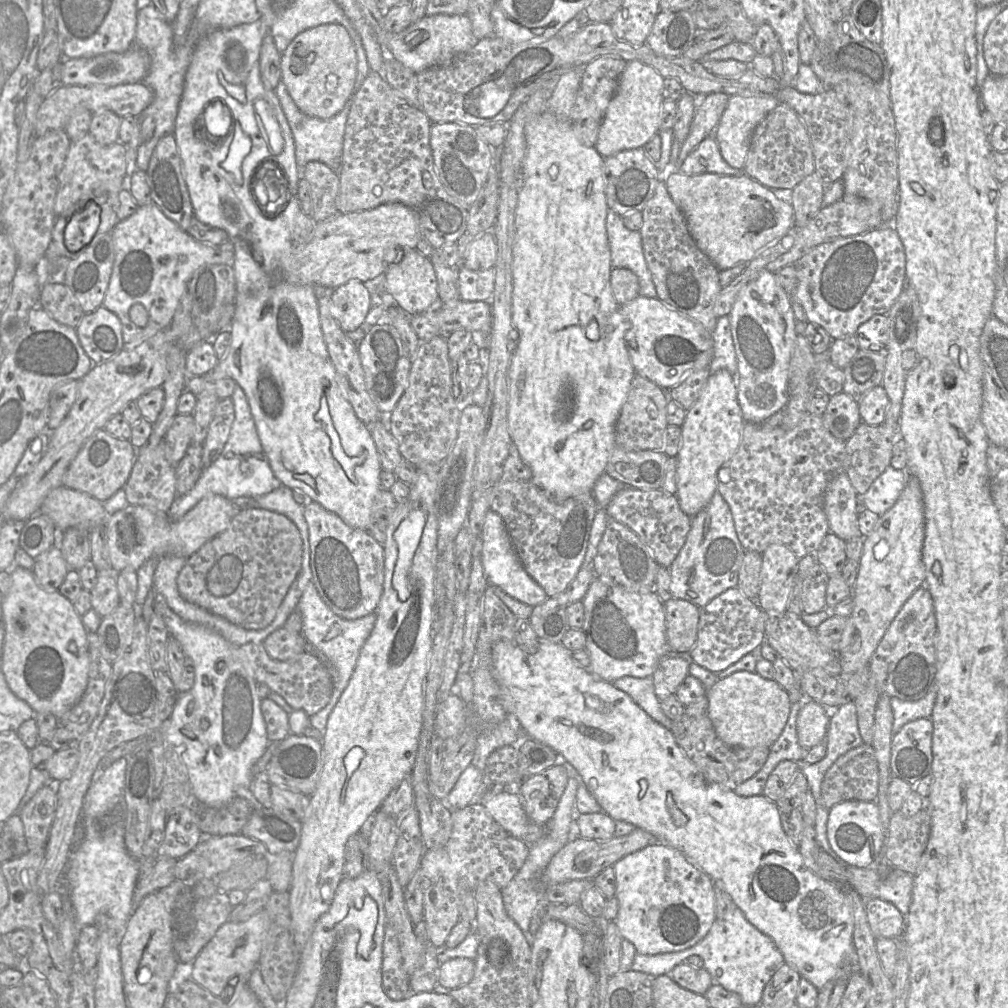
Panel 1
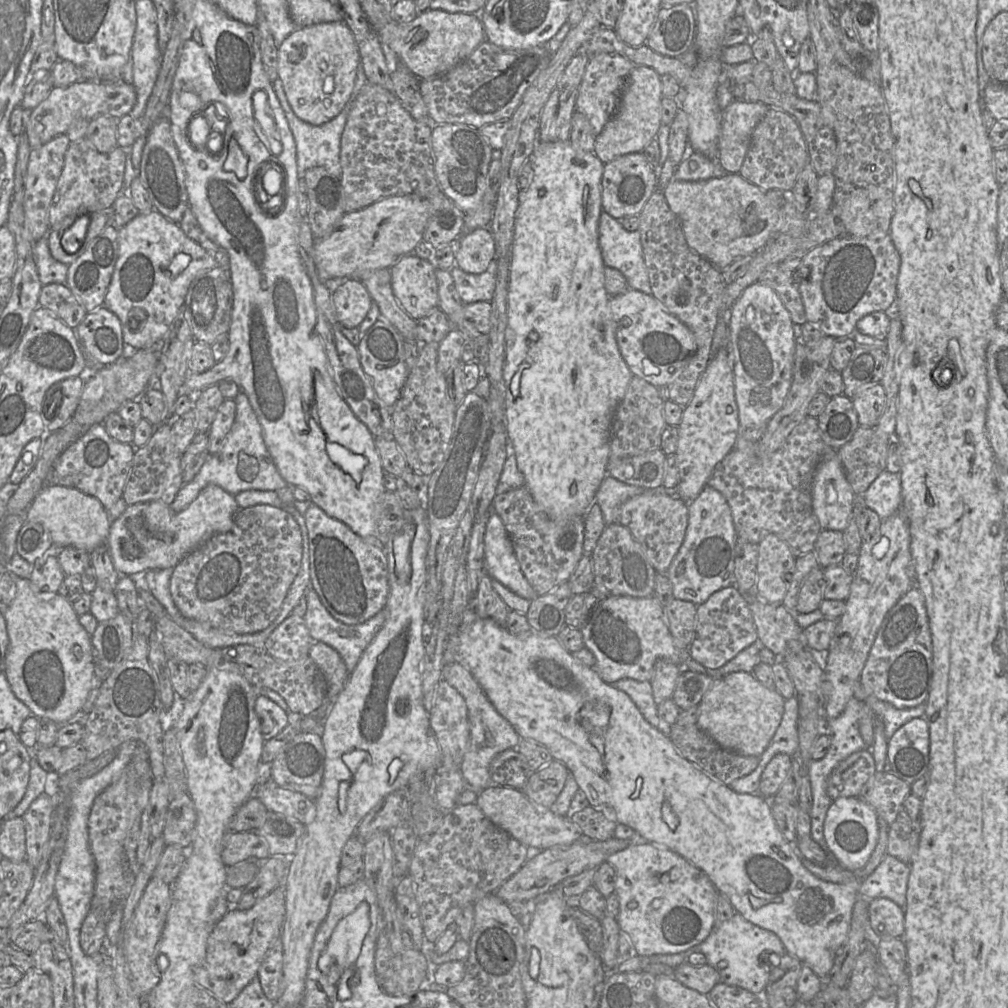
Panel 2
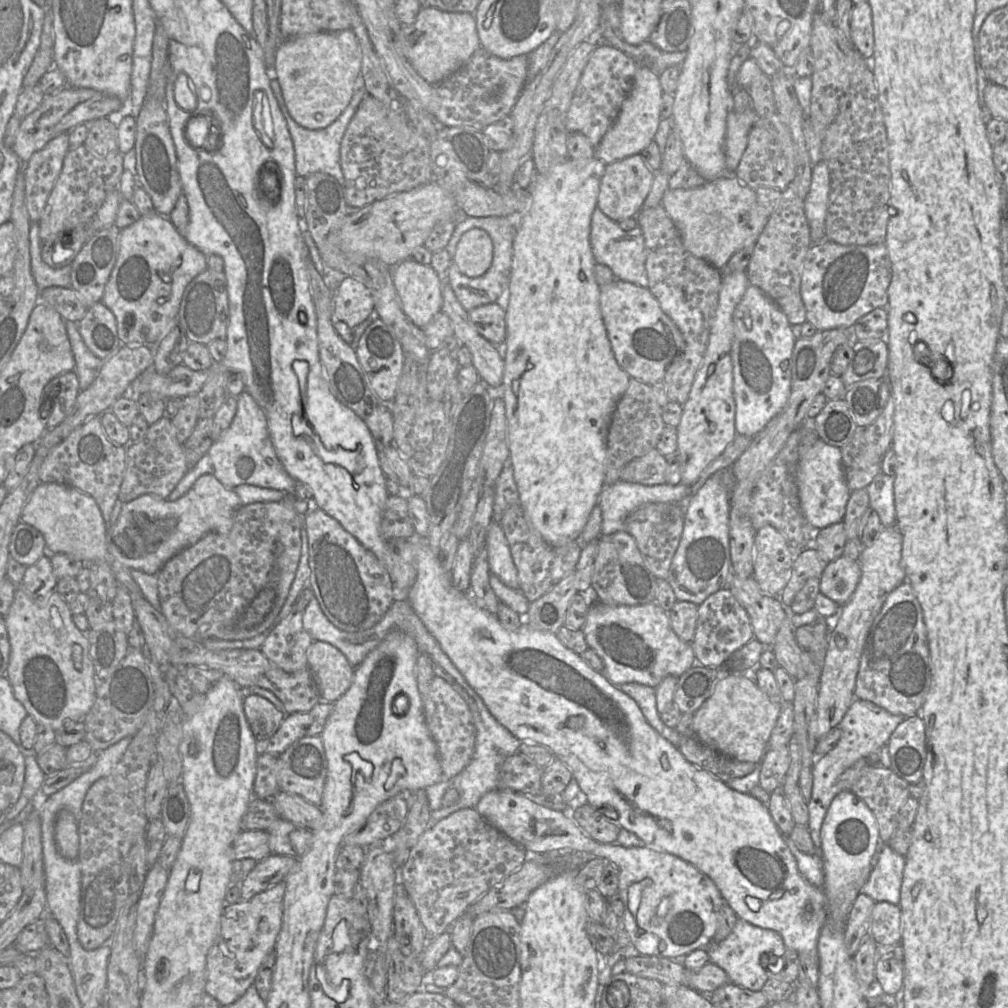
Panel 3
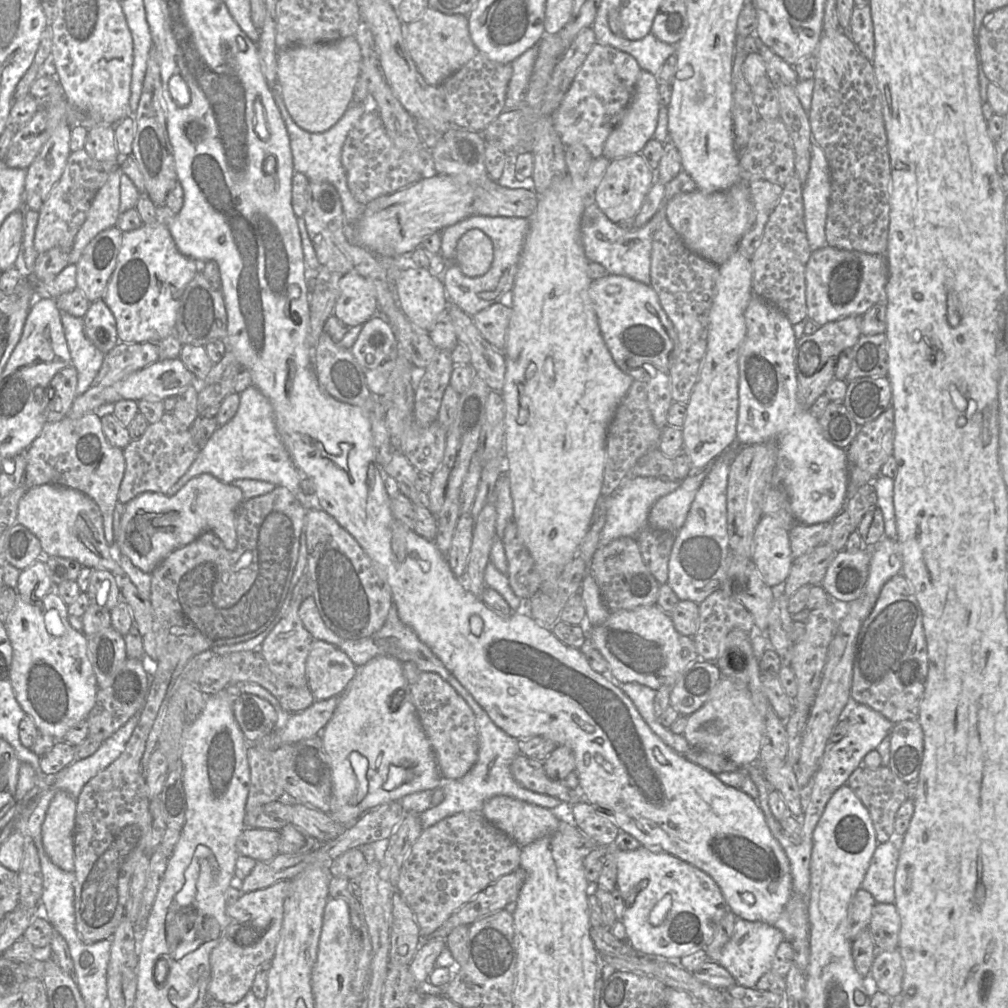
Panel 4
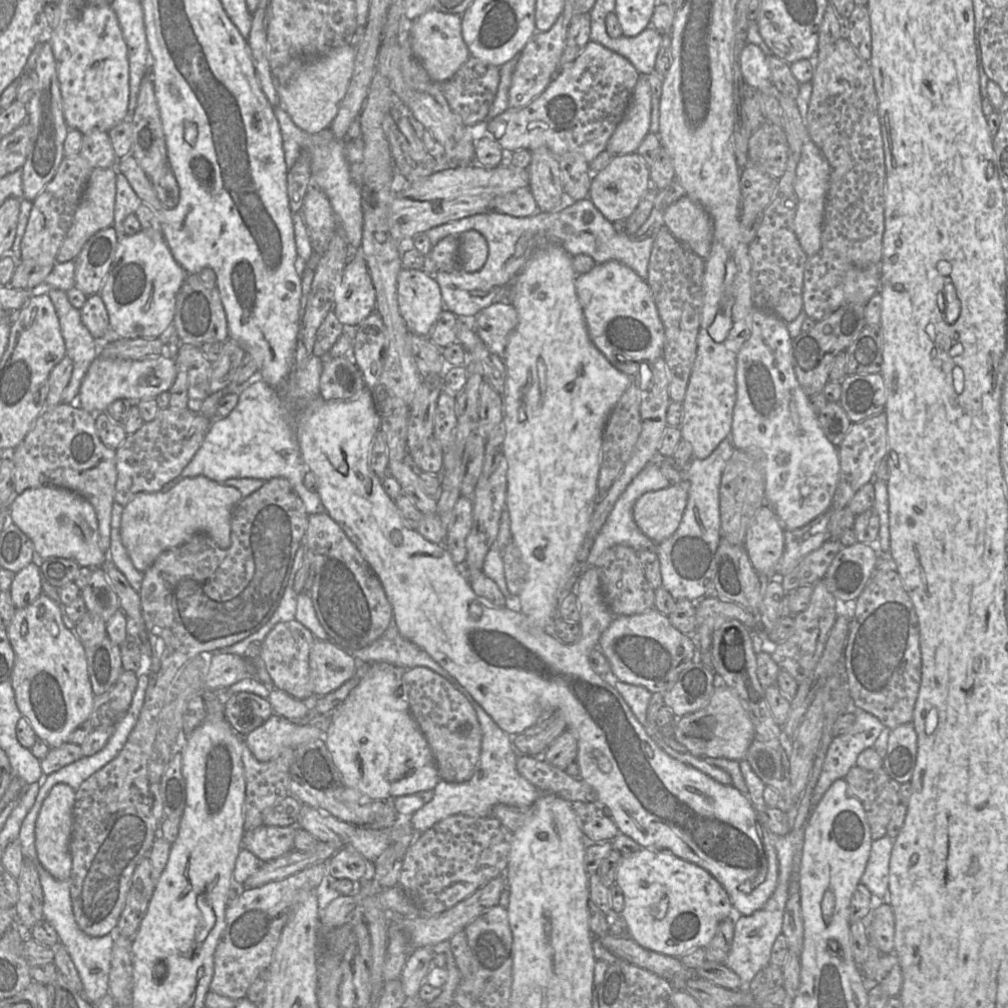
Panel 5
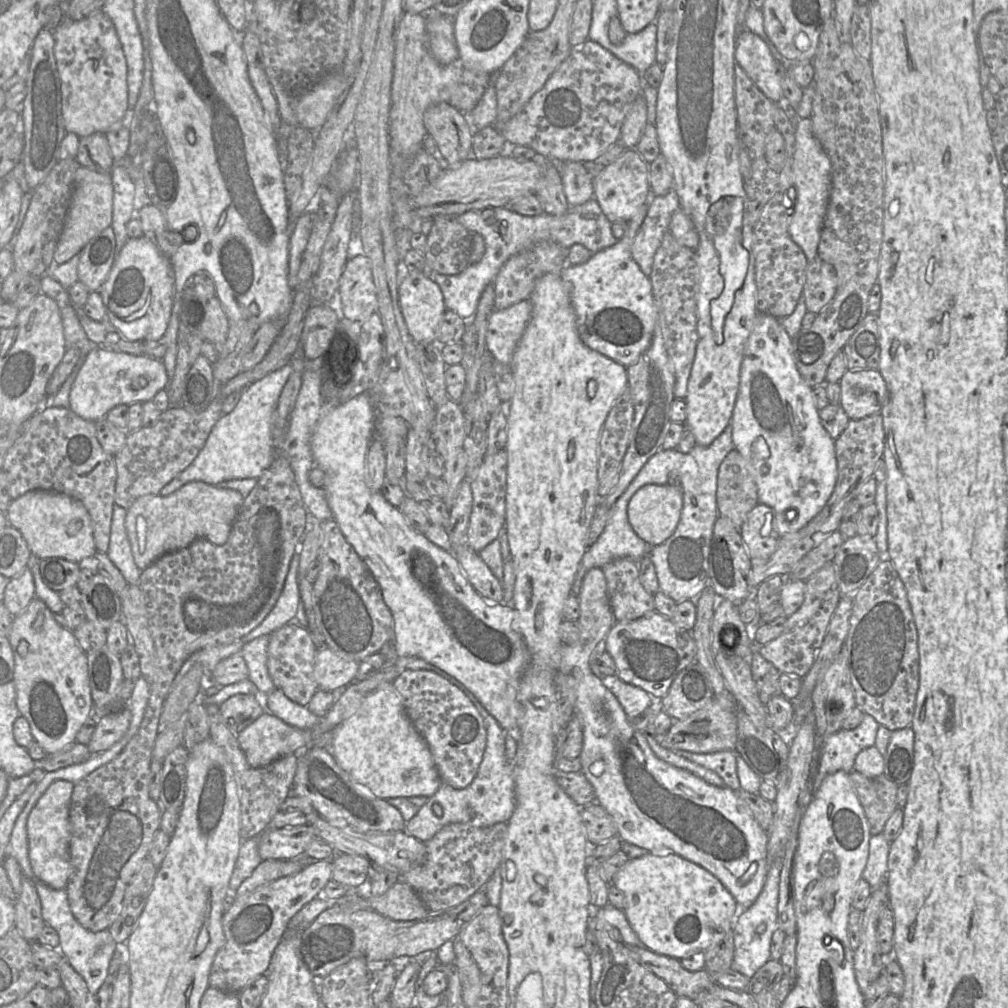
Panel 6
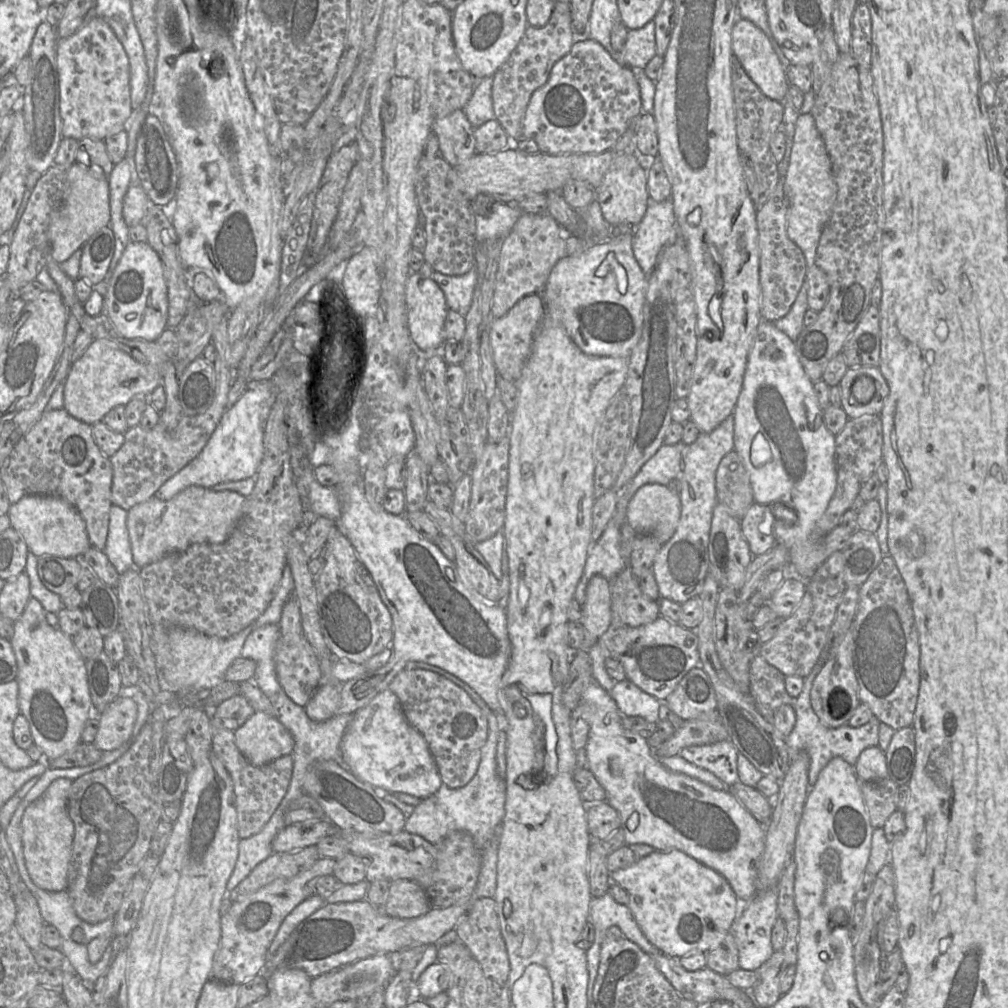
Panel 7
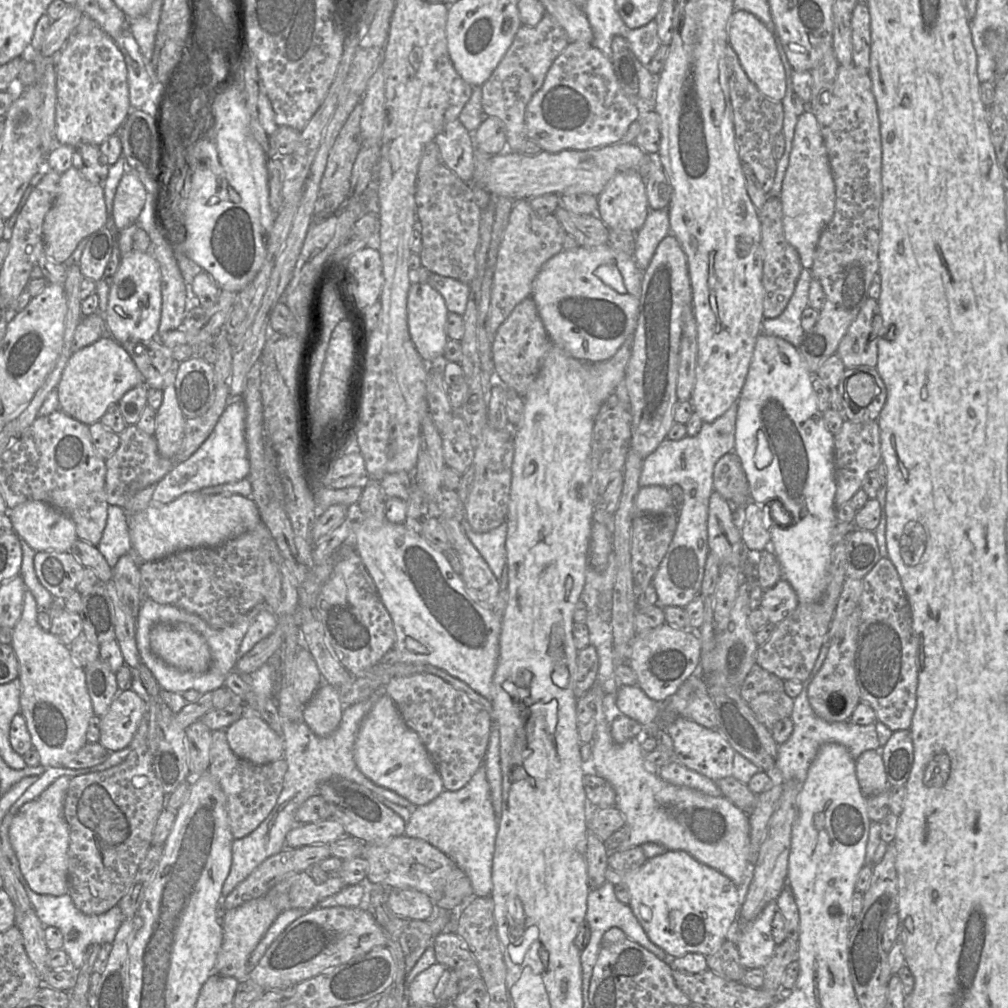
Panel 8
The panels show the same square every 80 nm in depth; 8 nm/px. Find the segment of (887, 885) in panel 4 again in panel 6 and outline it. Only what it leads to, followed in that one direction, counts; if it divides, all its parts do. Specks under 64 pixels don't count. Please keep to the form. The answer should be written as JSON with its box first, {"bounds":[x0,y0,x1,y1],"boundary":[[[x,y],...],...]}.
{"bounds":[862,833,890,890],"boundary":[[[883,833],[872,835],[869,841],[869,856],[862,873],[862,878],[872,890],[886,882],[890,843]]]}

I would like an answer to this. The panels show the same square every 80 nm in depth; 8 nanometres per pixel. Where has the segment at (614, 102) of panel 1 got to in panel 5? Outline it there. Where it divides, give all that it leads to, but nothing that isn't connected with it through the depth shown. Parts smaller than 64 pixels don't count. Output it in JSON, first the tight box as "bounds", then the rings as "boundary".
{"bounds":[606,75,652,156],"boundary":[[[640,75],[624,116],[608,141],[606,150],[613,156],[637,152],[650,132],[652,92],[647,75]]]}

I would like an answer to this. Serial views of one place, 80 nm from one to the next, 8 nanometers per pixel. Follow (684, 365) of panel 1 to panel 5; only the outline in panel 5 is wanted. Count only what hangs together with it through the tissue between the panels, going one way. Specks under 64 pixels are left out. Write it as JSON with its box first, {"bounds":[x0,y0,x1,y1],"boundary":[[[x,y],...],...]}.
{"bounds":[575,260,664,377],"boundary":[[[614,260],[596,264],[591,271],[578,274],[575,289],[590,340],[617,369],[634,377],[642,361],[662,356],[664,327],[650,286],[631,268]]]}

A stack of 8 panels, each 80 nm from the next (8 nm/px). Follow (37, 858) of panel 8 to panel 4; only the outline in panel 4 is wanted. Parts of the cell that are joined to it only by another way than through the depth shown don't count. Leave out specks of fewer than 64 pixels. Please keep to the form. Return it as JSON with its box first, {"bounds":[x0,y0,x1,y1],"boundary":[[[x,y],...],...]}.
{"bounds":[41,791,76,872],"boundary":[[[58,791],[41,828],[45,853],[54,865],[67,872],[74,871],[75,816],[76,799],[66,791]]]}

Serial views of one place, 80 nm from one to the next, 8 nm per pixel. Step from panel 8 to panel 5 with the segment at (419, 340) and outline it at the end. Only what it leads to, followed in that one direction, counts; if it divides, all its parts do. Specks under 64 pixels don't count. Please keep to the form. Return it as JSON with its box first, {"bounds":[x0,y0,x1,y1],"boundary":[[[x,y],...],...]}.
{"bounds":[397,269,444,336],"boundary":[[[402,269],[397,283],[398,305],[408,330],[429,336],[444,309],[436,280],[422,270]]]}

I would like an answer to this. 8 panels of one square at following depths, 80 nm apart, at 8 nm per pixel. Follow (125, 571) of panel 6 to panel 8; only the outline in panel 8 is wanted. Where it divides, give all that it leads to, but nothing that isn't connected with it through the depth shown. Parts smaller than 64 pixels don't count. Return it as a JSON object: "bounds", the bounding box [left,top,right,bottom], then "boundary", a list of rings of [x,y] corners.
{"bounds":[96,505,131,569],"boundary":[[[109,505],[107,512],[106,526],[96,547],[113,569],[121,556],[131,553],[129,514],[116,505]]]}

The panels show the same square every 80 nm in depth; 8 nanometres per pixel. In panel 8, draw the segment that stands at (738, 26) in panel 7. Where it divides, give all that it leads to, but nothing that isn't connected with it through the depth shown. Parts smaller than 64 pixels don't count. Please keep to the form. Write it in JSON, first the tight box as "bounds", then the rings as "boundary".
{"bounds":[727,10,786,101],"boundary":[[[735,10],[727,23],[728,44],[735,51],[748,78],[771,100],[781,101],[786,92],[786,75],[773,35],[753,14]]]}

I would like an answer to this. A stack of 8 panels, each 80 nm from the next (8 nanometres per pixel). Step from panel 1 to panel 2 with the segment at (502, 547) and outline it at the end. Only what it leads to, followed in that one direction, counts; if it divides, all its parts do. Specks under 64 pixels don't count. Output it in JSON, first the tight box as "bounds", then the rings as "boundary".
{"bounds":[484,512,537,601],"boundary":[[[495,512],[489,514],[486,523],[484,555],[486,572],[491,578],[524,599],[532,601],[537,597],[521,571],[507,530]]]}

